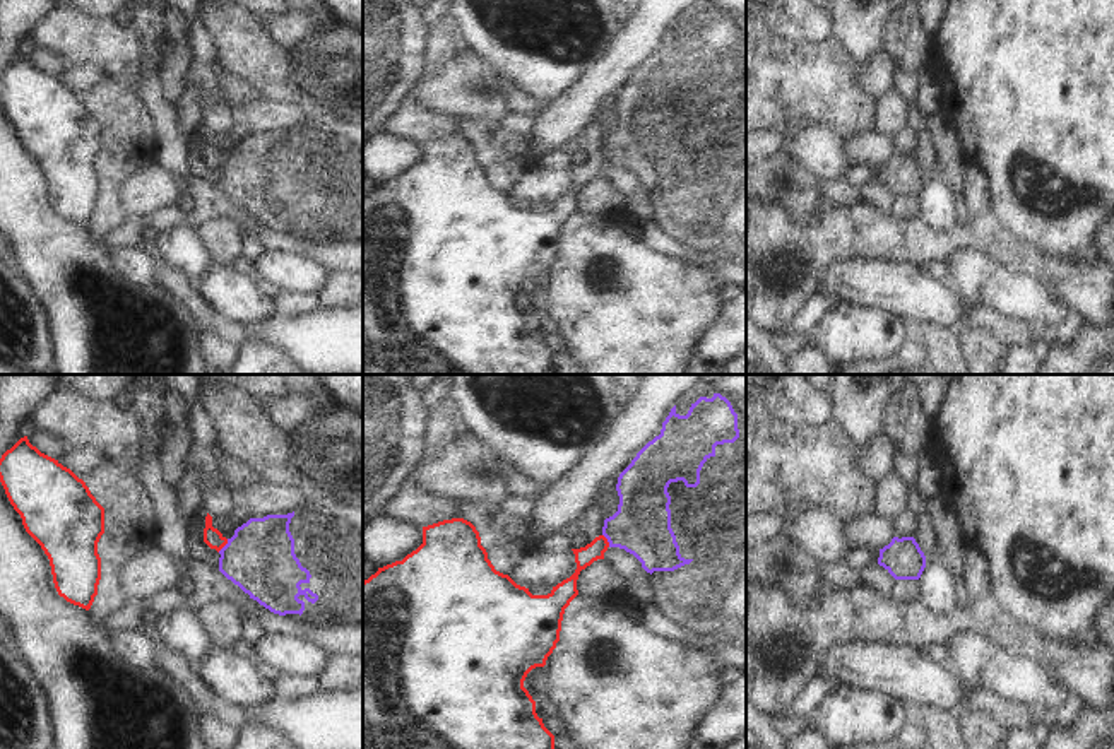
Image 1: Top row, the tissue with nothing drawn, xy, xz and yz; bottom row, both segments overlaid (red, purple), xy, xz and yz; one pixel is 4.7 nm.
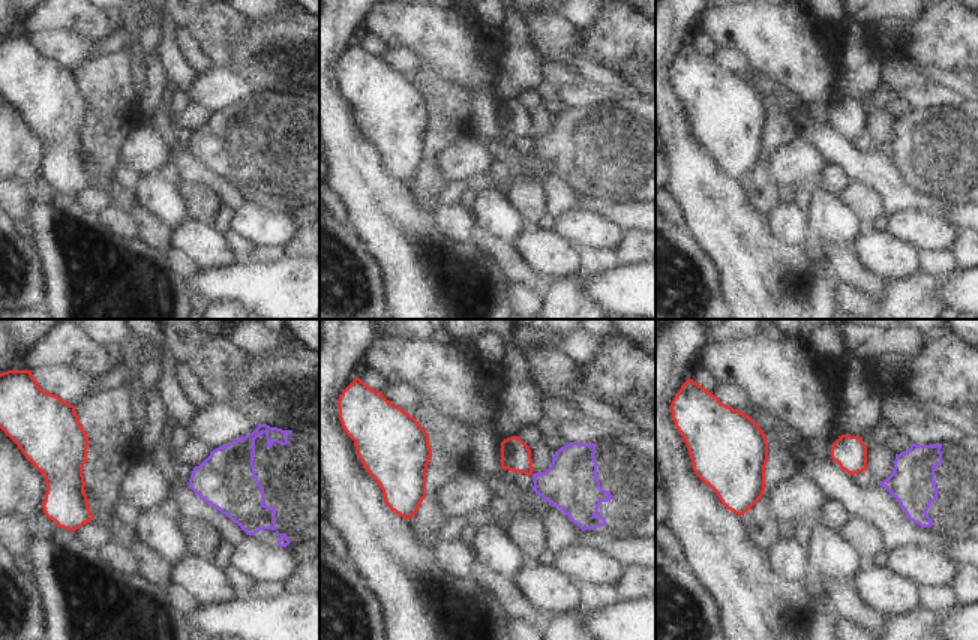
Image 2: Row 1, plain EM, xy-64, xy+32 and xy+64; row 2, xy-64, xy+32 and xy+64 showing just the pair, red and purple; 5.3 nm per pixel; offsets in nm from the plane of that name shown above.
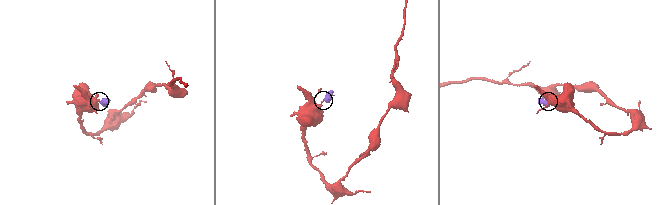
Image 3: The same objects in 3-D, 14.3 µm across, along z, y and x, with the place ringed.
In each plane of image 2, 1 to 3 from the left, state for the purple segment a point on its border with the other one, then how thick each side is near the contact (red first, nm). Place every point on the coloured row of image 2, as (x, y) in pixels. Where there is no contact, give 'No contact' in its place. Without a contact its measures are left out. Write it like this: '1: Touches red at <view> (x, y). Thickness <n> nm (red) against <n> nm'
1: No contact
2: No contact
3: No contact

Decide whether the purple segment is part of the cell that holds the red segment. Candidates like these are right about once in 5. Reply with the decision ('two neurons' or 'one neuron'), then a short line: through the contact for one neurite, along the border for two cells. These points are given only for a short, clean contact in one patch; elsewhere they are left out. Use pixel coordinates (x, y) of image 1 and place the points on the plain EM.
two neurons | xy (228, 156), (218, 168)

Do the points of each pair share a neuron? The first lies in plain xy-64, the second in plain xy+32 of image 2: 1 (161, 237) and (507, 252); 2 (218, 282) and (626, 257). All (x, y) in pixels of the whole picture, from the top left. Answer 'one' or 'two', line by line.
1: one
2: two

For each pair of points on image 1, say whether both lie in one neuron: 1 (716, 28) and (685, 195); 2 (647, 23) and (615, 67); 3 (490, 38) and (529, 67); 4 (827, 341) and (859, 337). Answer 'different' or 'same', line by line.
1: same
2: same
3: same
4: same

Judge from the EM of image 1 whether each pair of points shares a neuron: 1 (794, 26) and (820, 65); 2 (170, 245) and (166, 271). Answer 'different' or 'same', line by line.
1: different
2: different

